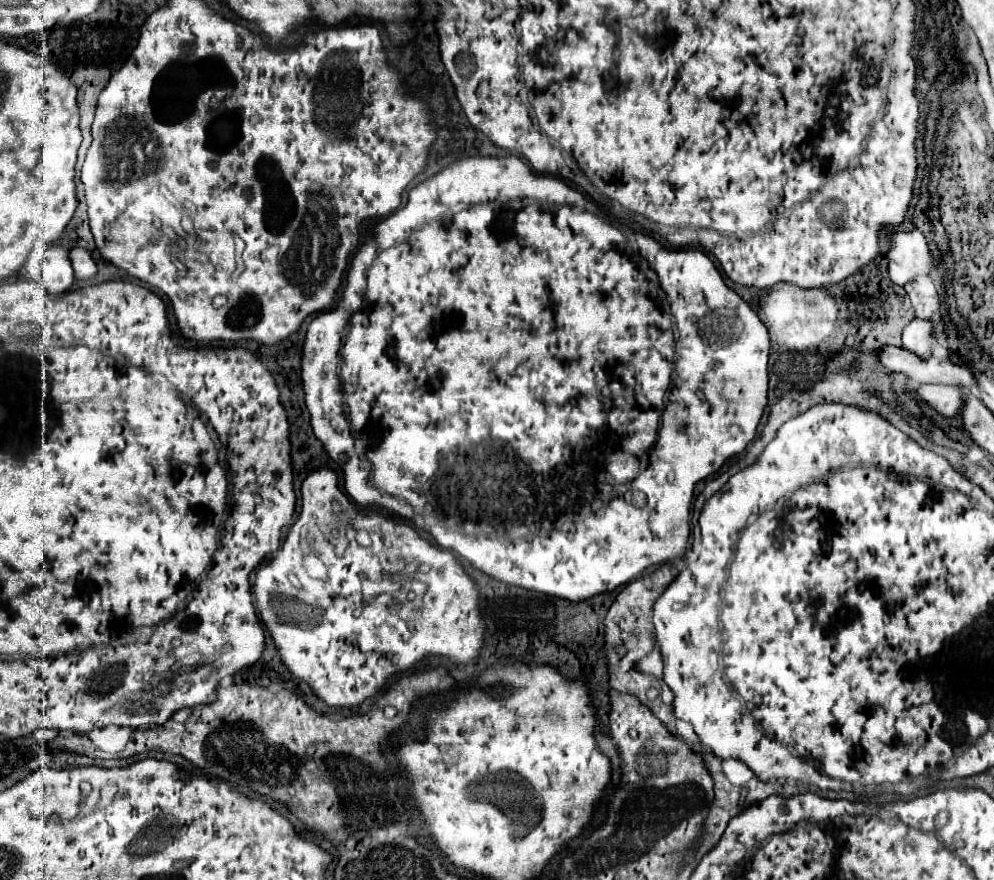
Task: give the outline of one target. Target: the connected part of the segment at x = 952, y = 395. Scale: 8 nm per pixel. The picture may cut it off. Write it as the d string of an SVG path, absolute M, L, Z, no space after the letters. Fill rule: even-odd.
M921 385L919 397L927 403L931 403L939 413L945 417L957 417L963 411L965 405L965 393L959 387L947 387L947 385Z

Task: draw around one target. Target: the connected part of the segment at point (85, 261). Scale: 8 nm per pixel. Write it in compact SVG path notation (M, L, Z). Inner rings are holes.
M83 247L71 249L71 265L75 271L75 279L91 279L97 273L97 265L91 253Z

